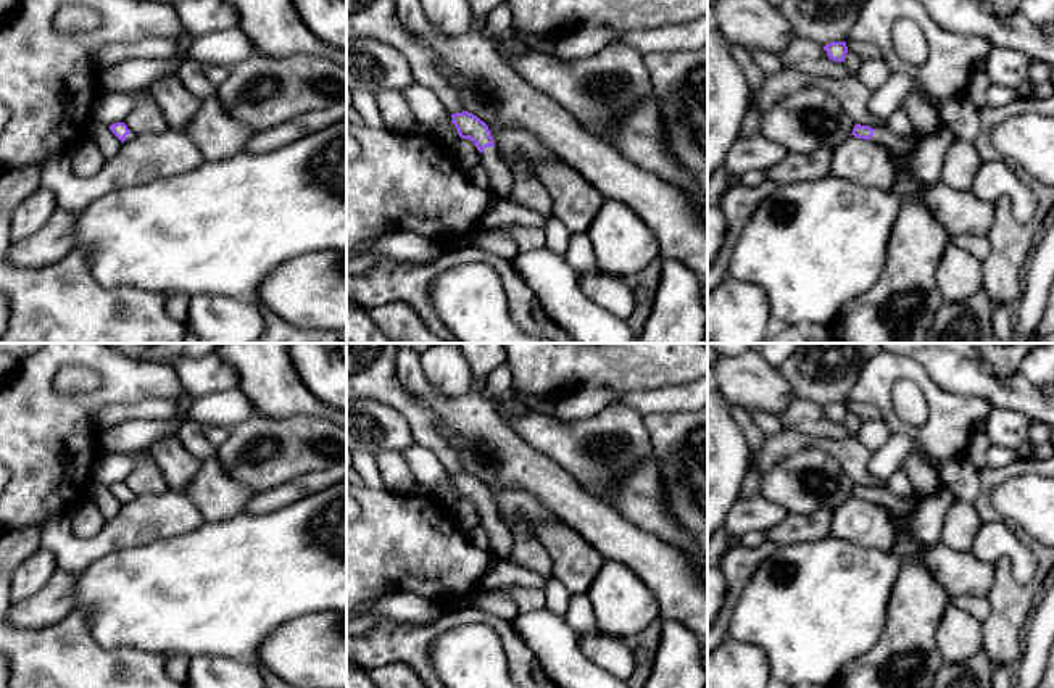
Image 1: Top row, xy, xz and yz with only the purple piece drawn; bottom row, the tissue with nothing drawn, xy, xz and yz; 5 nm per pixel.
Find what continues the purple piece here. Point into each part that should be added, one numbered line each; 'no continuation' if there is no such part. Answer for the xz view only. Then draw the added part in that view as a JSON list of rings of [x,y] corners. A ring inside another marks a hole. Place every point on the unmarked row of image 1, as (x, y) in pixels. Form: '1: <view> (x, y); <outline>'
1: xz (500, 547); [[[495,506],[487,508],[482,514],[482,527],[490,537],[490,553],[496,559],[509,559],[512,549],[512,535],[508,525],[500,519]]]

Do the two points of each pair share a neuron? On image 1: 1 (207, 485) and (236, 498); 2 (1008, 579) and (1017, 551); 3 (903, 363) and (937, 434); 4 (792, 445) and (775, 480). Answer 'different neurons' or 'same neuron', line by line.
1: same neuron
2: different neurons
3: same neuron
4: different neurons

